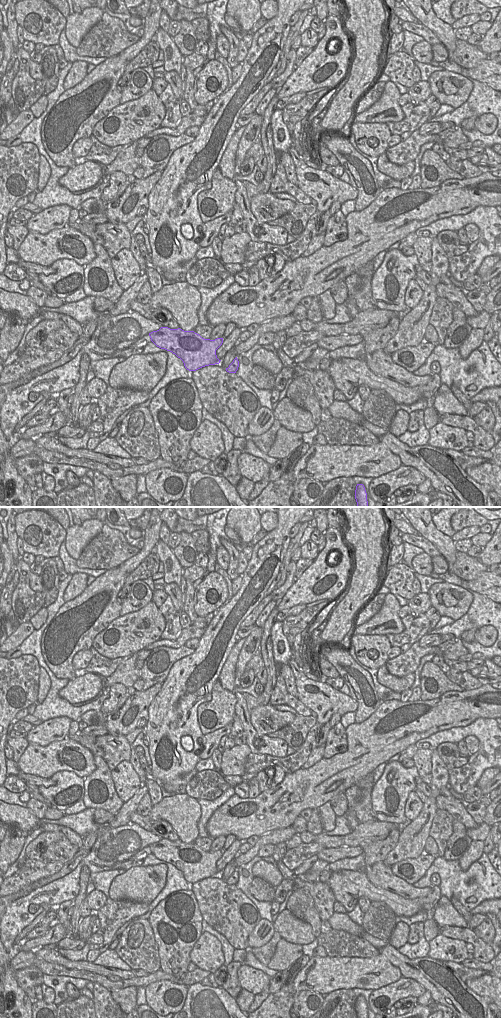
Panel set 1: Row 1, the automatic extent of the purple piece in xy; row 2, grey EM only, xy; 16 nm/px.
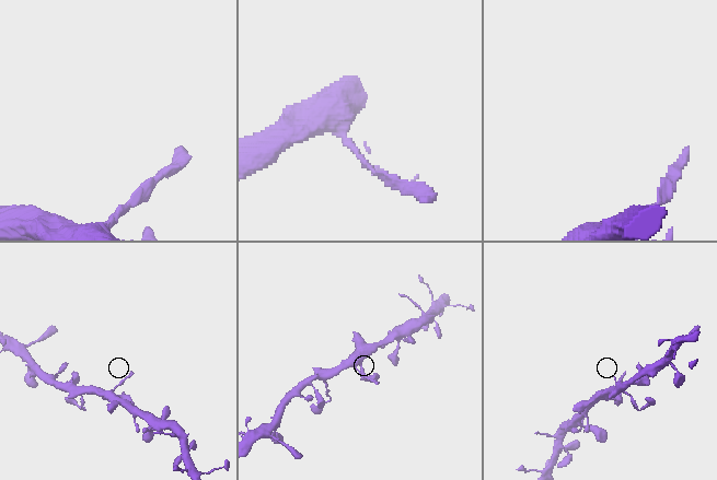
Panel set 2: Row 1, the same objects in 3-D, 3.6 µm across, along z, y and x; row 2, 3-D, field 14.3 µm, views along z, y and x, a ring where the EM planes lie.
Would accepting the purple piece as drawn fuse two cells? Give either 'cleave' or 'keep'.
keep

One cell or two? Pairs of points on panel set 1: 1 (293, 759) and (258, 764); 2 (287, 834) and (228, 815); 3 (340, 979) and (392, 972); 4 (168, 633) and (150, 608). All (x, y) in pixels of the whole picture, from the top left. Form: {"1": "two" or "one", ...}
{"1": "one", "2": "two", "3": "one", "4": "two"}

